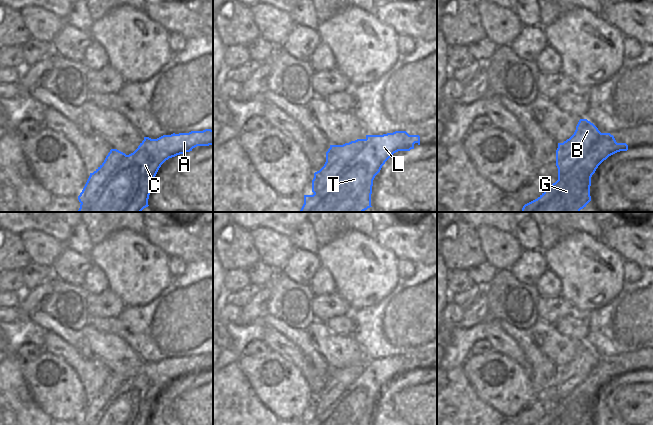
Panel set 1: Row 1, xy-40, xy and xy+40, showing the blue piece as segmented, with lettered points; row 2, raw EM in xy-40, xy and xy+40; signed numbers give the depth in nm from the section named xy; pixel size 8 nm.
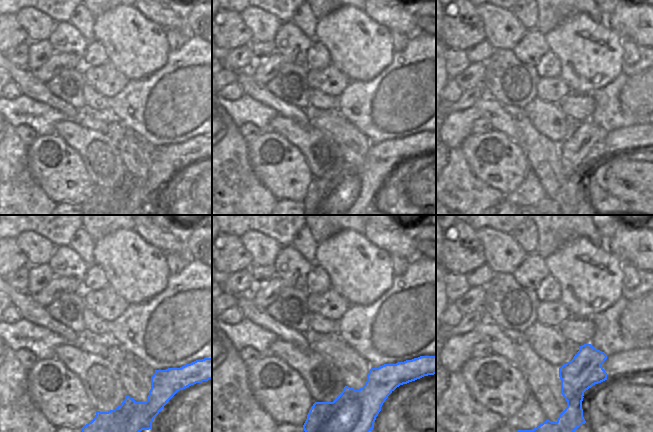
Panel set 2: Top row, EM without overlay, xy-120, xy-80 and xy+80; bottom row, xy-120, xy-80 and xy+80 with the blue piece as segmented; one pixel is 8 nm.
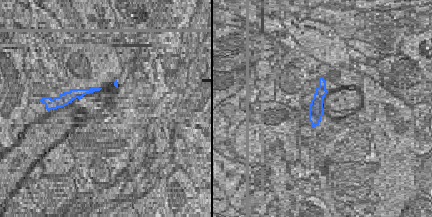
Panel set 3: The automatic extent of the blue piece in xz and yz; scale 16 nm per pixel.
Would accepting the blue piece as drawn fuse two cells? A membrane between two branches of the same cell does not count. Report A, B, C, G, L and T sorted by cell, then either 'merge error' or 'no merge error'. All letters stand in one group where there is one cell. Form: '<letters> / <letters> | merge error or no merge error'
A C G L T / B | merge error

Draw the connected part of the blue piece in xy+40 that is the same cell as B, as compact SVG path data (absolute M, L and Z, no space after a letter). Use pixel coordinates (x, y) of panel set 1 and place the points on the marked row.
M580 119L574 134L563 143L558 143L558 148L556 150L558 177L568 173L581 159L583 159L588 154L592 146L596 143L601 134L602 133L593 123L587 119Z

